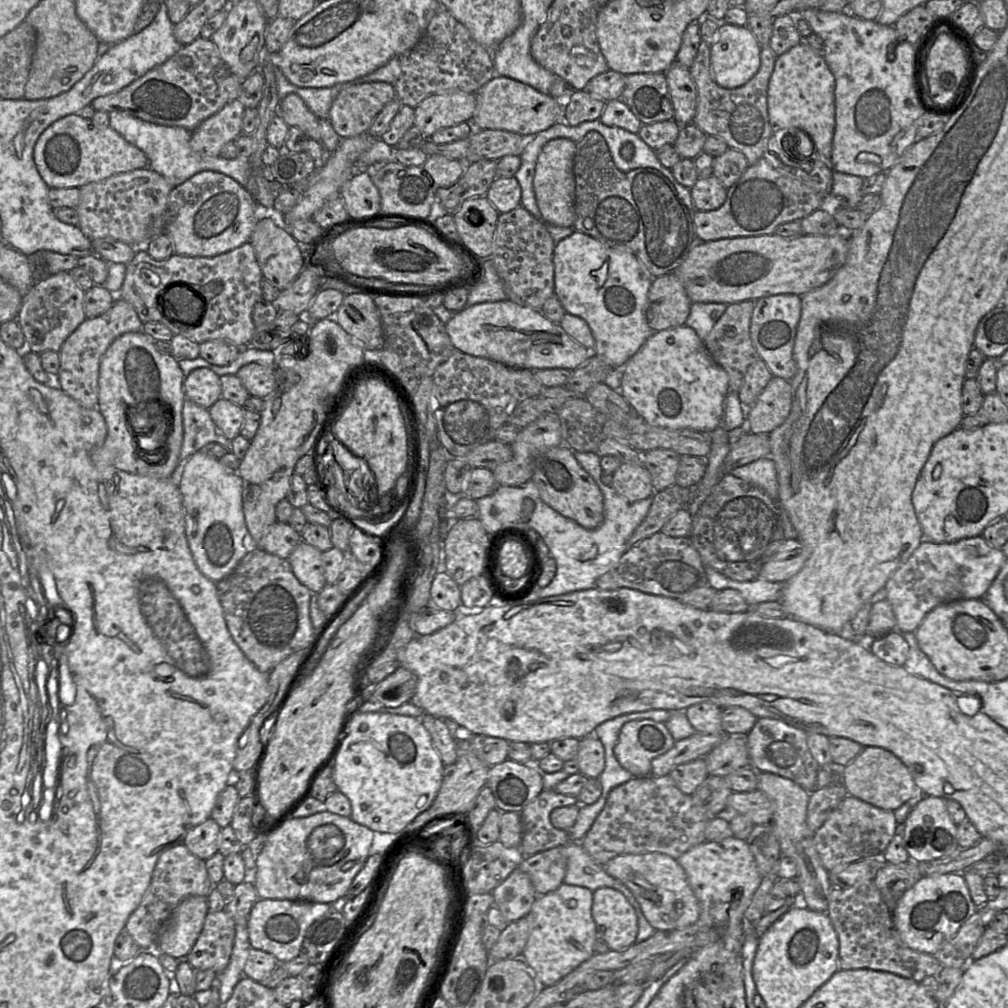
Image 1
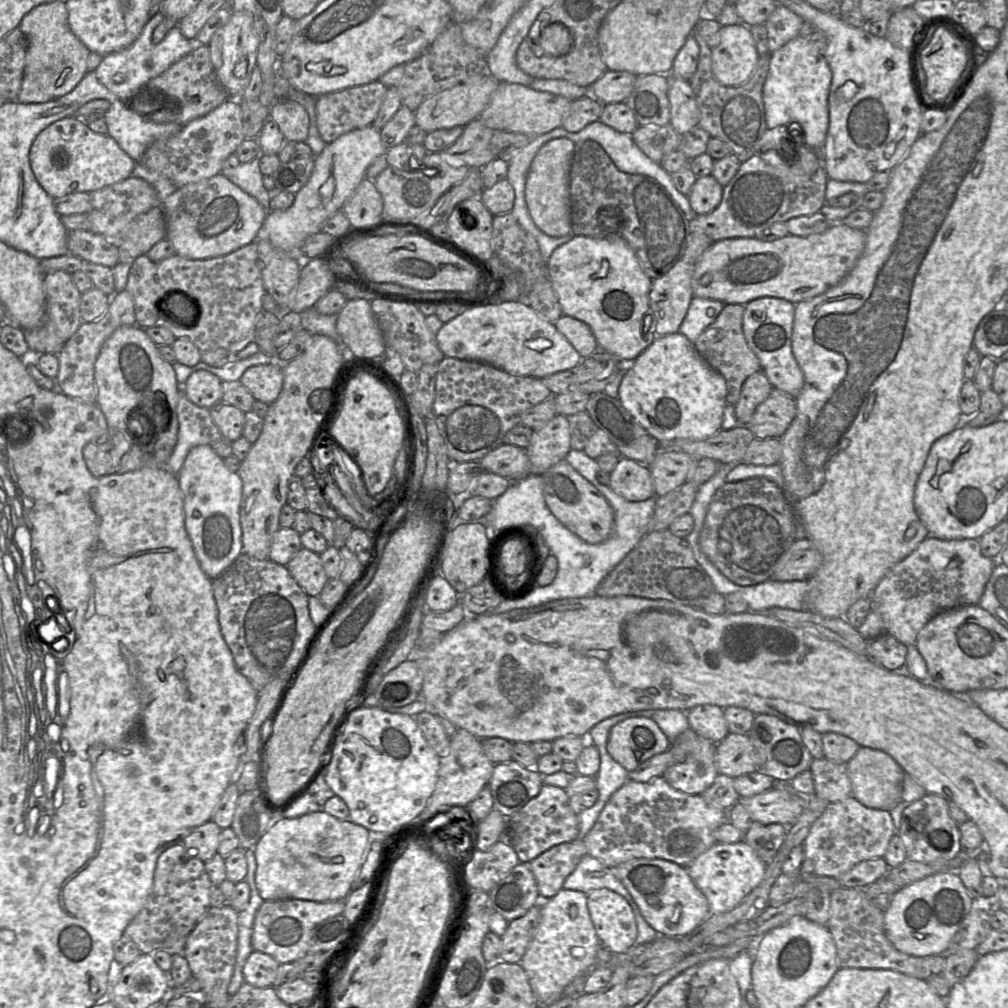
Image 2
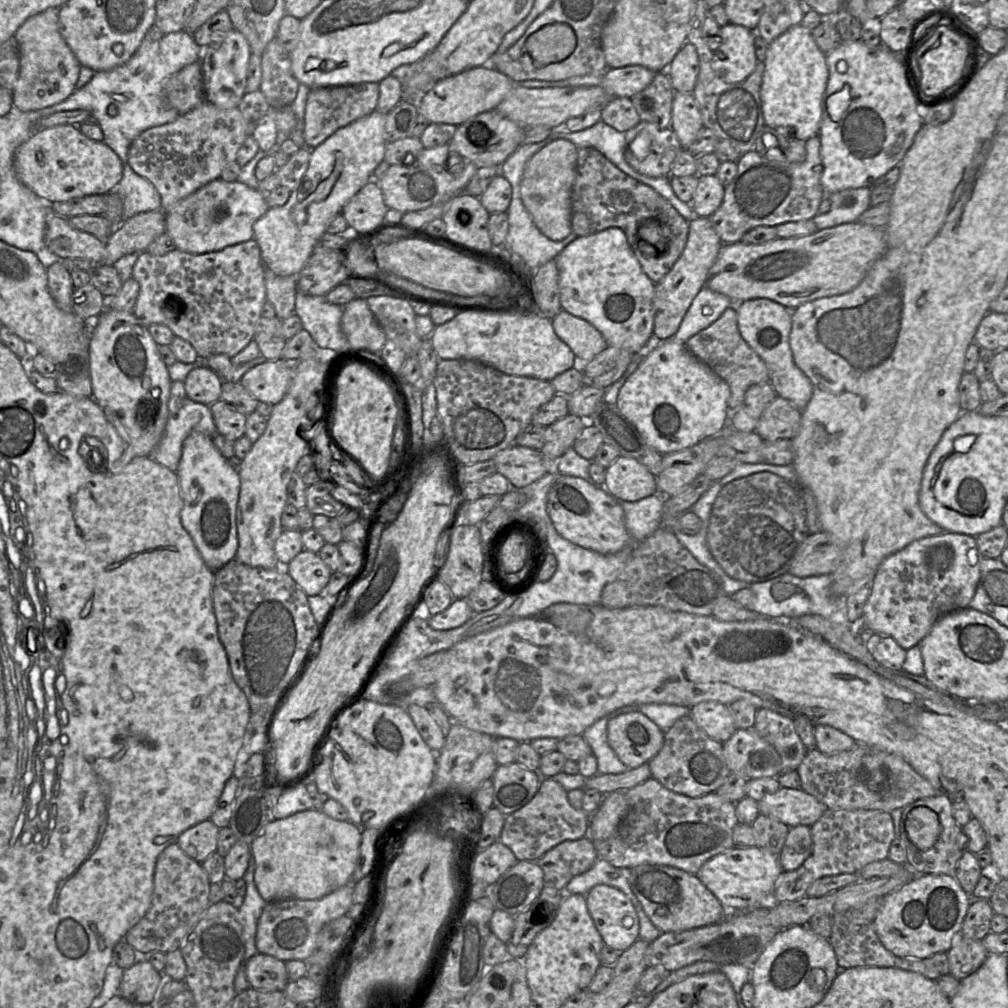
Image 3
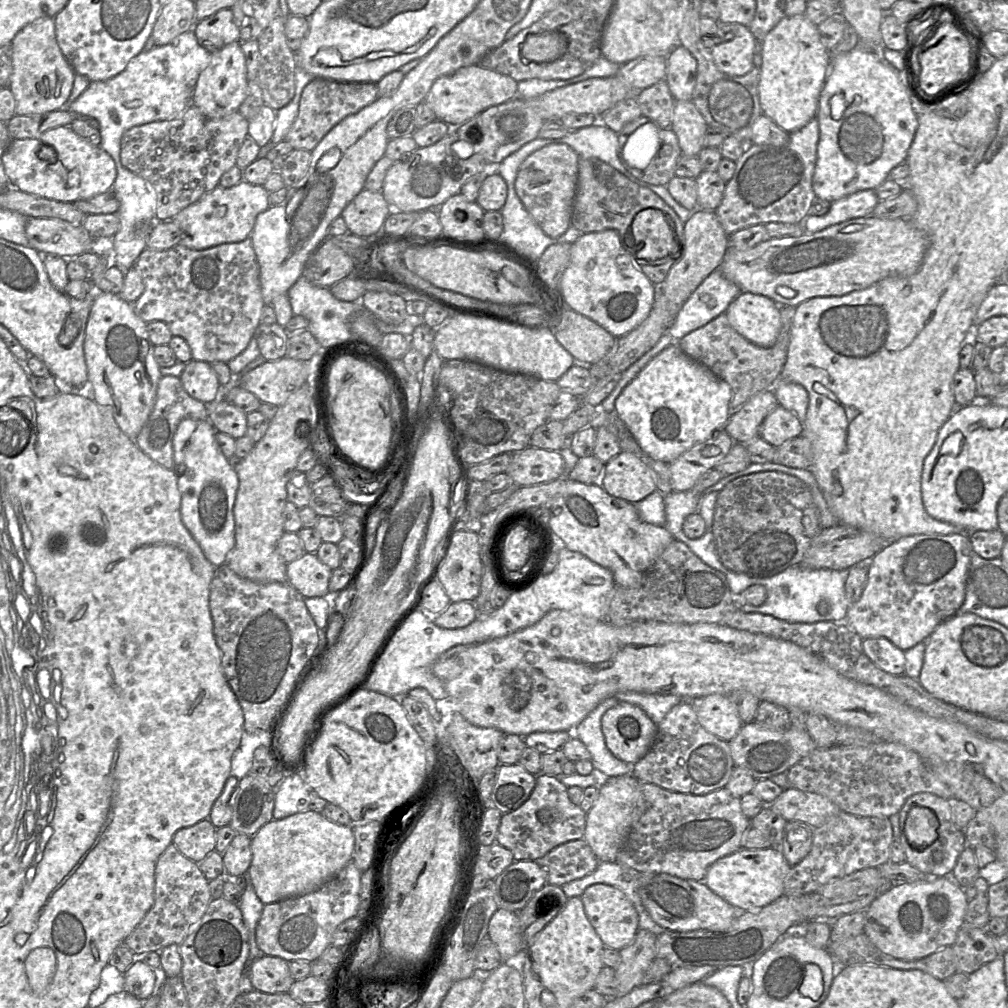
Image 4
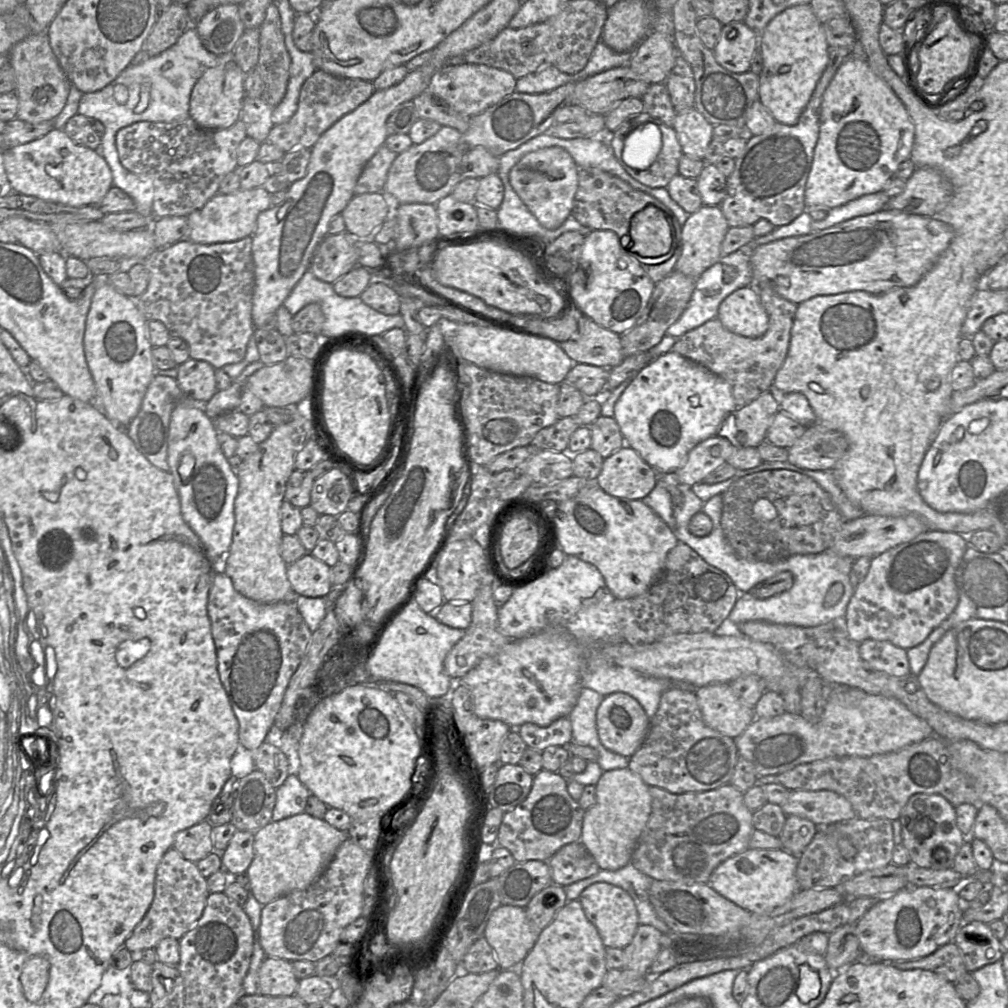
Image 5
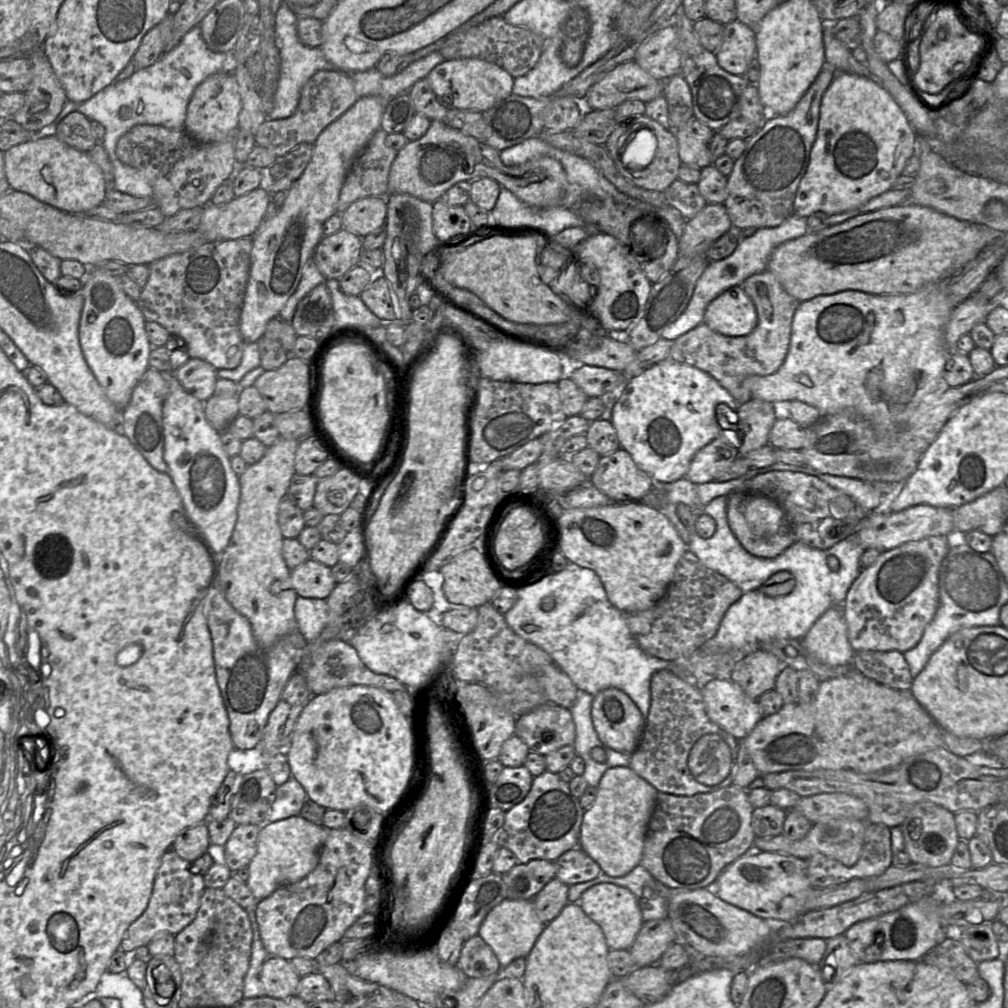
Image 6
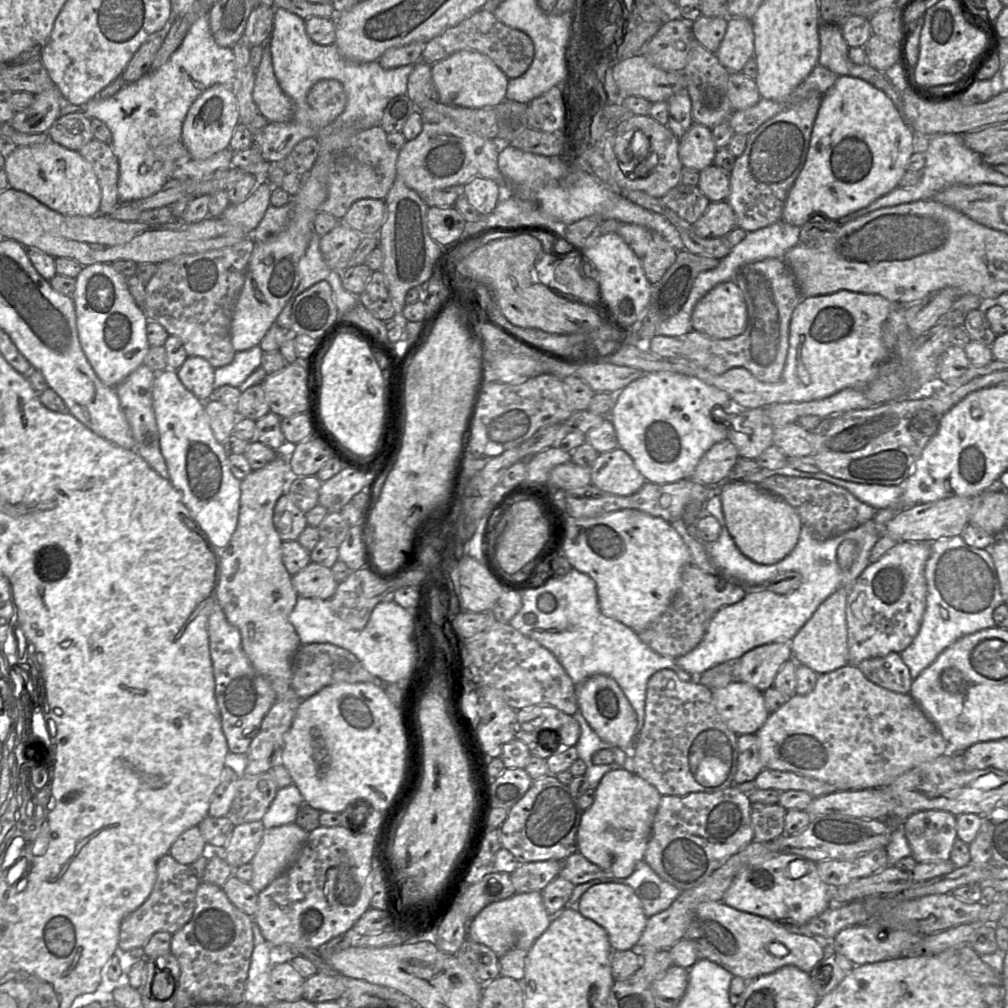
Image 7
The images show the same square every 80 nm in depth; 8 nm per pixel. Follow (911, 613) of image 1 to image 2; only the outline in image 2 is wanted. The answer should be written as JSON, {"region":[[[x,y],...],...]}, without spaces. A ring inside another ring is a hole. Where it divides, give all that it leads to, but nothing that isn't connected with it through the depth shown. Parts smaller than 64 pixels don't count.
{"region":[[[927,537],[910,555],[890,568],[871,594],[872,609],[880,613],[884,633],[910,646],[916,643],[925,625],[940,612],[978,604],[997,561],[982,554],[979,539],[943,540]]]}

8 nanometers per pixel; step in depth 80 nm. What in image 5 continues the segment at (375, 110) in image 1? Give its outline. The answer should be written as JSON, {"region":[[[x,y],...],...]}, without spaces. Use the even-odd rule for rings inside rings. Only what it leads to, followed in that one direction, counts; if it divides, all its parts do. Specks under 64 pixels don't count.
{"region":[[[316,70],[302,85],[295,114],[289,121],[274,125],[266,142],[277,146],[285,153],[296,148],[311,149],[325,131],[367,101],[374,92],[372,82],[342,78],[323,70]]]}

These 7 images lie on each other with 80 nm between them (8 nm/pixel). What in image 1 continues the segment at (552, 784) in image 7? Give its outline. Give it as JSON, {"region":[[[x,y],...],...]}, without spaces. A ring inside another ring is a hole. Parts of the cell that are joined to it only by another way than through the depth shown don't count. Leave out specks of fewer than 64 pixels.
{"region":[[[543,789],[520,812],[522,839],[519,850],[524,857],[570,842],[570,831],[556,829],[550,822],[551,812],[560,807],[578,804],[577,797]]]}

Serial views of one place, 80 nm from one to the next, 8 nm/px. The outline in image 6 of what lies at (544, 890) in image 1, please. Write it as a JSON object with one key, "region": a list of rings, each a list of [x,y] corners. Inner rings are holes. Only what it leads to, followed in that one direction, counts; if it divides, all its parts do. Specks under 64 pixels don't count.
{"region":[[[580,847],[563,853],[555,866],[555,878],[568,886],[593,880],[602,873],[600,866]]]}

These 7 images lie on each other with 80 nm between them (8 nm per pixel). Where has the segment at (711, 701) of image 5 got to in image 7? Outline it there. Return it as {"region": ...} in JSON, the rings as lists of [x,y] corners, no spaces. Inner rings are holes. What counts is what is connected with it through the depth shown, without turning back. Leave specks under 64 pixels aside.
{"region":[[[731,682],[724,688],[712,690],[713,702],[726,726],[736,735],[756,734],[770,713],[767,711],[763,692],[744,682]]]}

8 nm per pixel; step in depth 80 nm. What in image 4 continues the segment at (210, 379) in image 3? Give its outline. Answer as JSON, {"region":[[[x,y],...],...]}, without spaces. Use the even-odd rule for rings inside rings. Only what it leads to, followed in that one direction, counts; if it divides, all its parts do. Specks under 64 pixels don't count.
{"region":[[[191,359],[185,363],[179,379],[190,397],[206,405],[220,397],[222,386],[208,362]]]}

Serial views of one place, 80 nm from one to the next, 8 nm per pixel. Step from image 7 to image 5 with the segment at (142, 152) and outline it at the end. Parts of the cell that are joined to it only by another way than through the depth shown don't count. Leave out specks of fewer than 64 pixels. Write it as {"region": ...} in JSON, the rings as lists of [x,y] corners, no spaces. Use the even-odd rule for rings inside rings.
{"region":[[[190,27],[170,48],[137,65],[129,65],[103,89],[82,94],[77,114],[100,121],[105,127],[99,152],[112,173],[112,184],[134,201],[134,211],[153,218],[154,187],[150,177],[124,168],[116,147],[117,132],[136,122],[173,122],[189,116],[190,96],[194,85],[209,69],[220,64],[222,57],[209,52],[202,44],[195,27]]]}

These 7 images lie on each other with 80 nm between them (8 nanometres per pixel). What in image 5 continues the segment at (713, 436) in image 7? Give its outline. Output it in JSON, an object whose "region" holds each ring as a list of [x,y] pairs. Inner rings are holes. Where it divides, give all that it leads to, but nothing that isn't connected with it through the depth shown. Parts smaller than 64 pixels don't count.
{"region":[[[669,351],[652,360],[632,380],[614,406],[614,419],[626,444],[658,474],[664,474],[676,473],[683,467],[689,452],[699,443],[718,434],[727,416],[737,409],[729,383],[705,367]]]}

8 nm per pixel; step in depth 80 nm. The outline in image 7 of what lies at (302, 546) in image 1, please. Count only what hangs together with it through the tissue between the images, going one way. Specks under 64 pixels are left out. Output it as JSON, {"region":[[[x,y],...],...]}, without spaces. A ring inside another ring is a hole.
{"region":[[[310,562],[303,570],[292,576],[292,584],[301,597],[329,600],[335,595],[339,583],[331,569]]]}

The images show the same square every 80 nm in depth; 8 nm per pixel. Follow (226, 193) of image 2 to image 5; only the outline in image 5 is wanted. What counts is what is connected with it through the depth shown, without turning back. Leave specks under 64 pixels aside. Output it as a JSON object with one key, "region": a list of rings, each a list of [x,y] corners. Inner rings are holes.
{"region":[[[264,187],[249,190],[239,189],[228,195],[217,193],[206,204],[187,216],[188,240],[198,244],[234,242],[252,237],[256,230],[258,215],[271,207],[271,194]]]}

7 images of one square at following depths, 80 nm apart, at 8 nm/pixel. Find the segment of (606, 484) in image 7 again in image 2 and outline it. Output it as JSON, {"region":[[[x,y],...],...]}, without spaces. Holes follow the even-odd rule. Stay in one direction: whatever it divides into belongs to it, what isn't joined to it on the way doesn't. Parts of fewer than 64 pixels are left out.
{"region":[[[621,457],[610,472],[609,487],[622,498],[640,502],[655,496],[655,485],[649,466]]]}

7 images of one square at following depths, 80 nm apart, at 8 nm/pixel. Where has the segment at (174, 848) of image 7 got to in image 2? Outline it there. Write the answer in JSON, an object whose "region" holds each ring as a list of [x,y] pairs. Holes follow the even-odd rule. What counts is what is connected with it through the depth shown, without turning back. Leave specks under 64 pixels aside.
{"region":[[[213,821],[195,827],[182,840],[188,855],[203,862],[210,860],[219,846],[221,828]]]}

